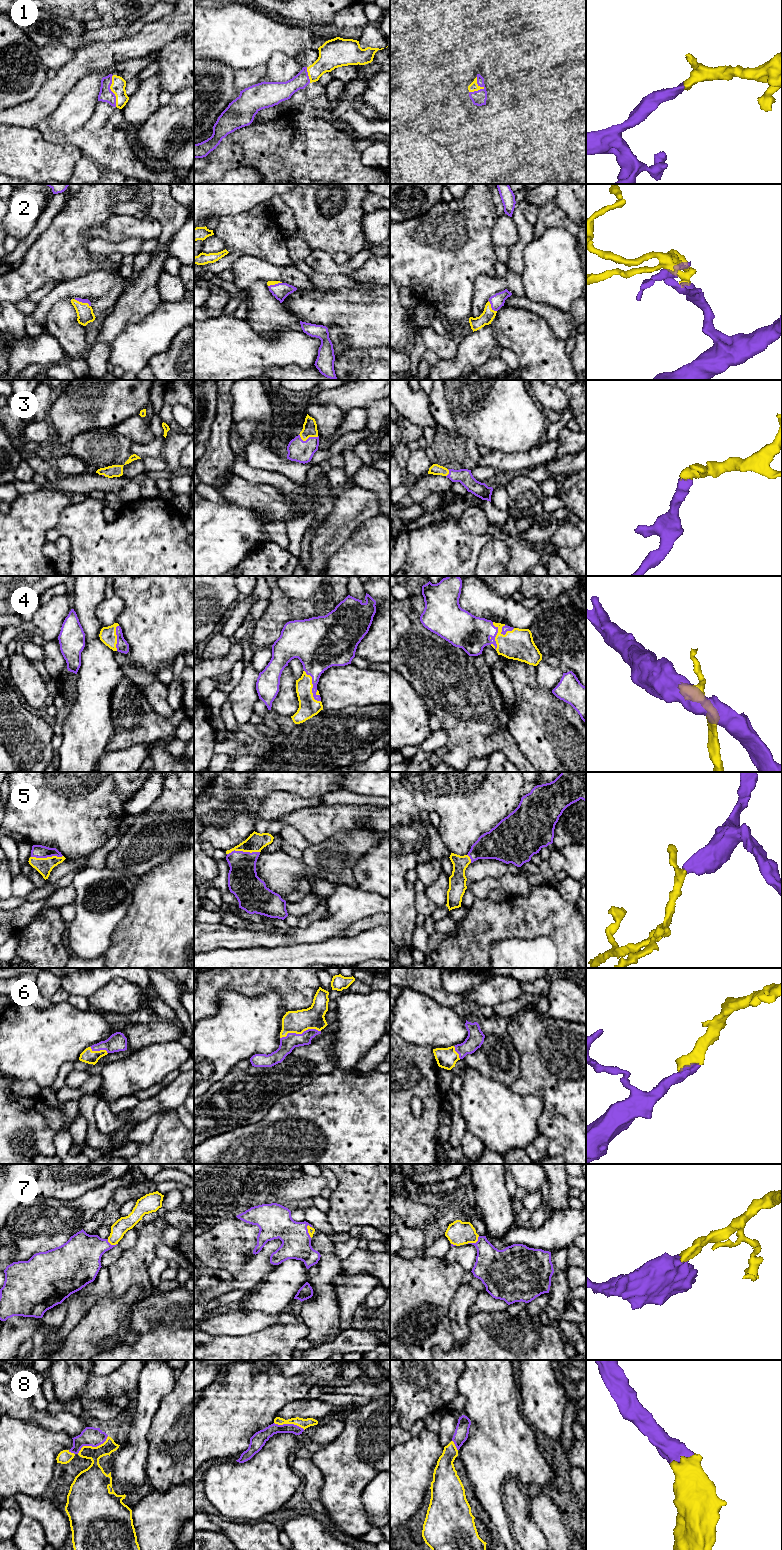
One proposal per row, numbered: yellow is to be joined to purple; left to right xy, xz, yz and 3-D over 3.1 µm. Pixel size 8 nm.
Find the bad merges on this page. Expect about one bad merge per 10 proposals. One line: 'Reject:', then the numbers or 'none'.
Reject: none

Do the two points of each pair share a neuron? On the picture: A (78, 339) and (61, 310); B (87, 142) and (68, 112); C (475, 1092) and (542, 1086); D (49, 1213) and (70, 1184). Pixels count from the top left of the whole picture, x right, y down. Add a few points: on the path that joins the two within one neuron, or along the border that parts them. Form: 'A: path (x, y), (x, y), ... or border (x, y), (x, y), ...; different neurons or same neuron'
A: path (71, 332), (62, 323), (62, 317); same neuron
B: border (83, 126), (66, 134), (59, 134), (55, 131); different neurons
C: border (509, 1087), (520, 1094), (535, 1095); different neurons
D: border (82, 1194), (79, 1197), (66, 1200), (41, 1197); different neurons

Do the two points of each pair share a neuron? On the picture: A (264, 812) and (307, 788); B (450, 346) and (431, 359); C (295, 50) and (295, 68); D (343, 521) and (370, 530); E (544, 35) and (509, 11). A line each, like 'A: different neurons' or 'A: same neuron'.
A: different neurons
B: different neurons
C: different neurons
D: different neurons
E: same neuron

